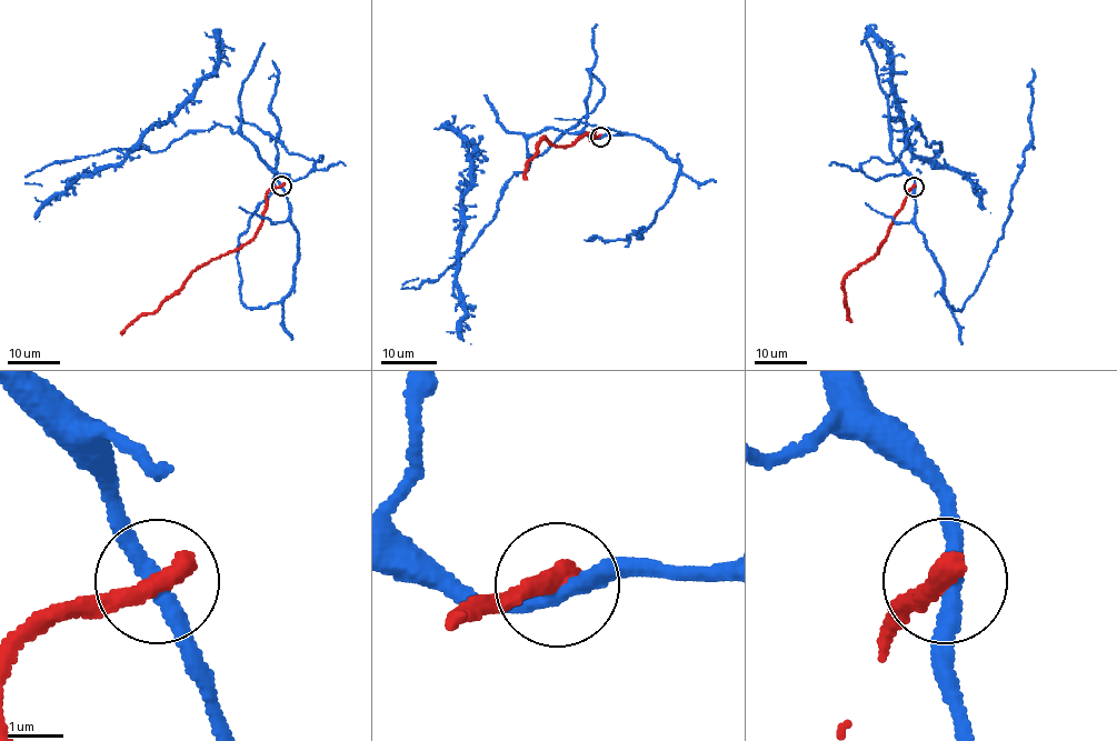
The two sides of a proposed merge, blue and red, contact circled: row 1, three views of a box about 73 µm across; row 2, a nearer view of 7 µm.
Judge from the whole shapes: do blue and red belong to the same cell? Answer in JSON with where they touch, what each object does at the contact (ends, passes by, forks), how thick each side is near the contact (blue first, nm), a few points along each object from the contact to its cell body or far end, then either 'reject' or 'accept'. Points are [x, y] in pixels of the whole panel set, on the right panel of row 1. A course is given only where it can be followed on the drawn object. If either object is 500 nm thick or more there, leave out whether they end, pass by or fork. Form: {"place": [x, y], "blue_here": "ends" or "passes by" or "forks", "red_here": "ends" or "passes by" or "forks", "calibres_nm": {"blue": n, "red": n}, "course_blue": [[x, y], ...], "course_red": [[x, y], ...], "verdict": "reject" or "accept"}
{"place": [914, 187], "blue_here": "passes by", "red_here": "ends", "calibres_nm": {"blue": 280, "red": 480}, "course_blue": [[914, 188], [893, 130], [916, 122], [926, 144], [940, 141], [934, 160], [915, 157], [889, 49], [866, 27]], "course_red": [[914, 187], [903, 209], [895, 214], [878, 252], [841, 283], [851, 322]], "verdict": "reject"}

